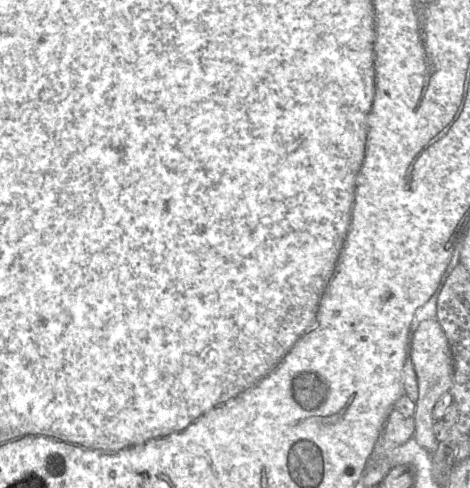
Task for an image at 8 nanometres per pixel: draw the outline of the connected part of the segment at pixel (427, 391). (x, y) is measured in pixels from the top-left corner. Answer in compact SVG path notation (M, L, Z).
M437 318L422 321L411 333L408 357L412 362L418 382L419 396L416 402L415 432L417 443L429 454L438 447L433 426L433 408L438 399L453 385L453 358L449 342Z

